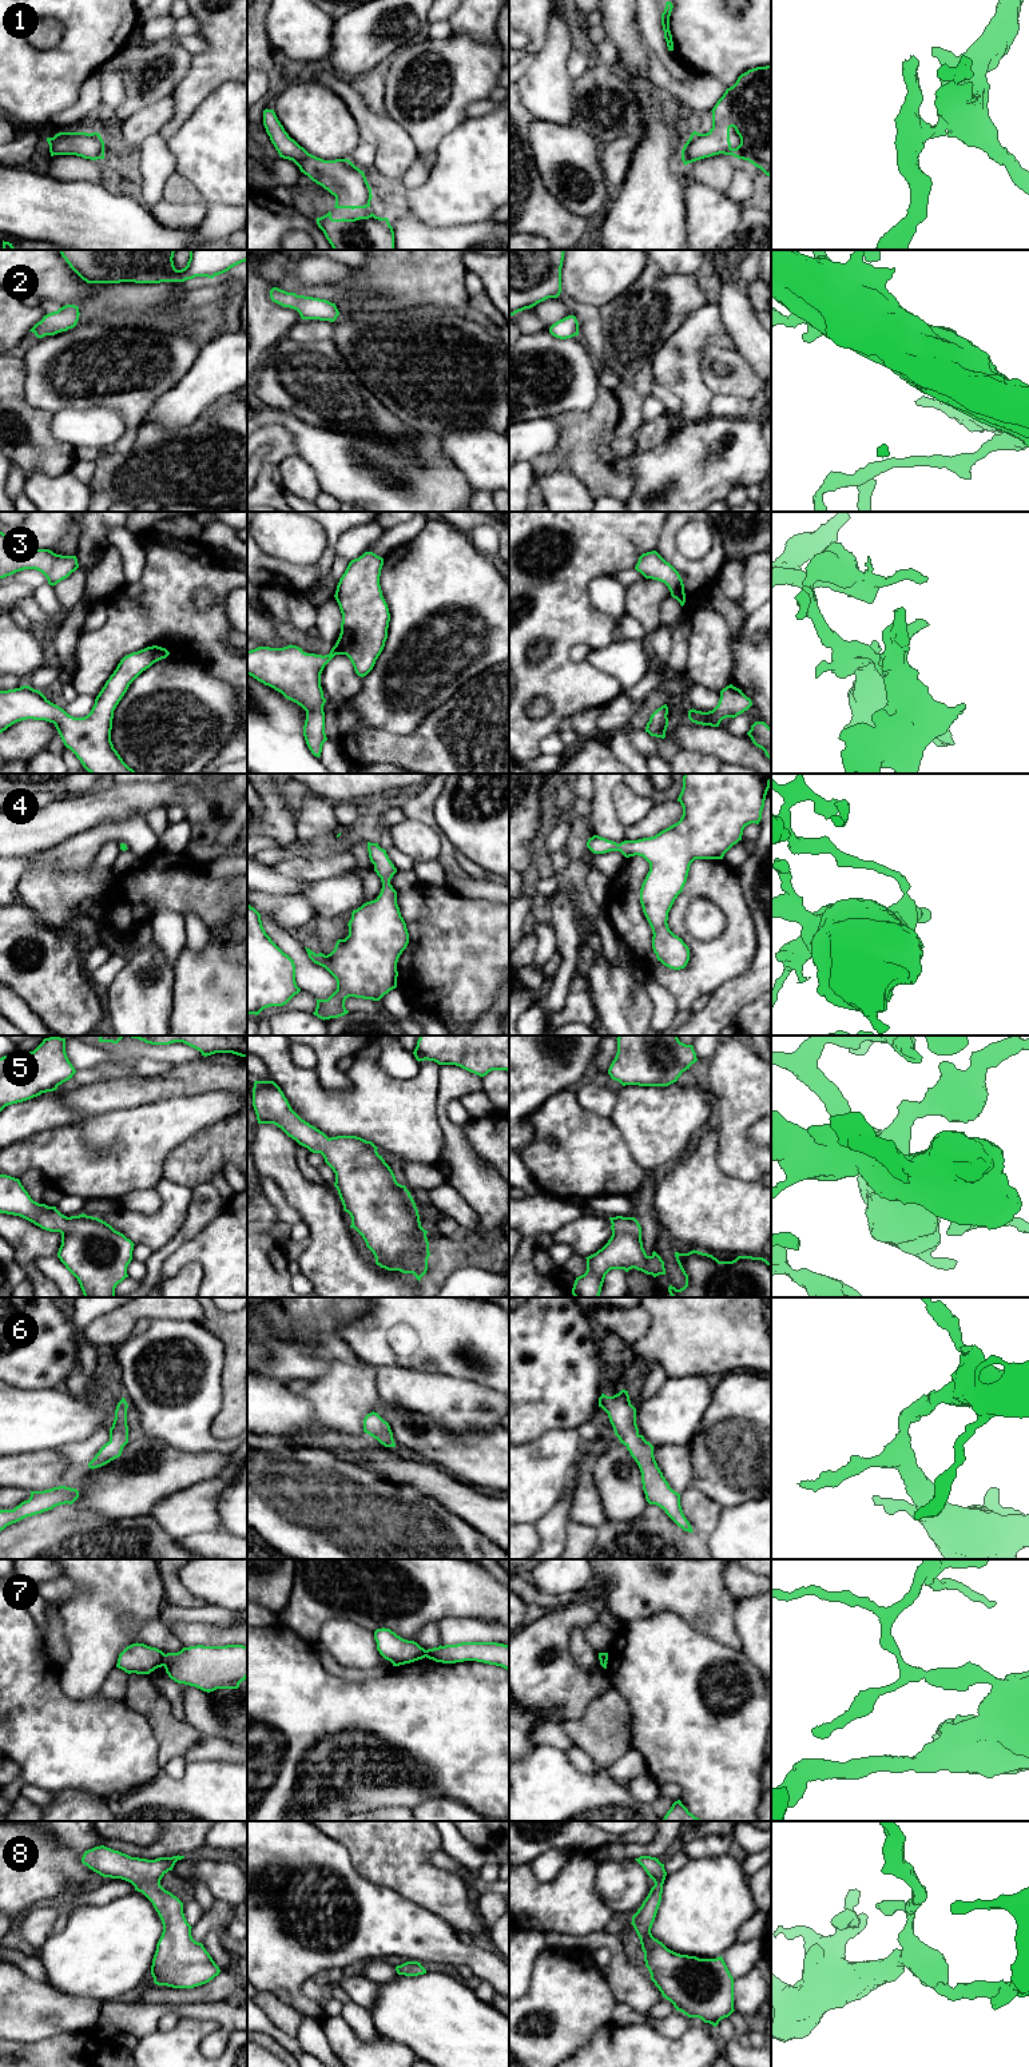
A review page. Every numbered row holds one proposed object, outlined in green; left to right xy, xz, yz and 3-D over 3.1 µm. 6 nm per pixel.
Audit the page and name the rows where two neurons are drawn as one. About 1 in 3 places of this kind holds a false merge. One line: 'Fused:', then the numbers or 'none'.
Fused: 7

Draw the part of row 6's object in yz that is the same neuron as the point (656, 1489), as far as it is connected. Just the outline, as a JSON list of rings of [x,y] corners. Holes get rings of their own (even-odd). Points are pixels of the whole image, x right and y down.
[[[621,1390],[613,1396],[601,1394],[601,1407],[609,1418],[615,1435],[629,1451],[641,1472],[641,1483],[645,1499],[656,1504],[684,1531],[694,1533],[680,1506],[680,1494],[674,1491],[653,1456],[653,1446],[639,1434],[636,1424],[636,1408],[631,1404],[628,1391]]]

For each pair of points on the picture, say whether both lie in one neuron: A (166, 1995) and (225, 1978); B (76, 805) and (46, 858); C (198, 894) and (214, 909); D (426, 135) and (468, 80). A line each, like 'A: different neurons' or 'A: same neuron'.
A: same neuron
B: different neurons
C: same neuron
D: same neuron

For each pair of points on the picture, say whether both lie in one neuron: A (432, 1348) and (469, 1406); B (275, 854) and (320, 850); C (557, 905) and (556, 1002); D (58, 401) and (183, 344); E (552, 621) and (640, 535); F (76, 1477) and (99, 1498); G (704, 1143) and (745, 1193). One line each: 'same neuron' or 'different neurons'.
A: different neurons
B: same neuron
C: same neuron
D: same neuron
E: same neuron
F: same neuron
G: same neuron

